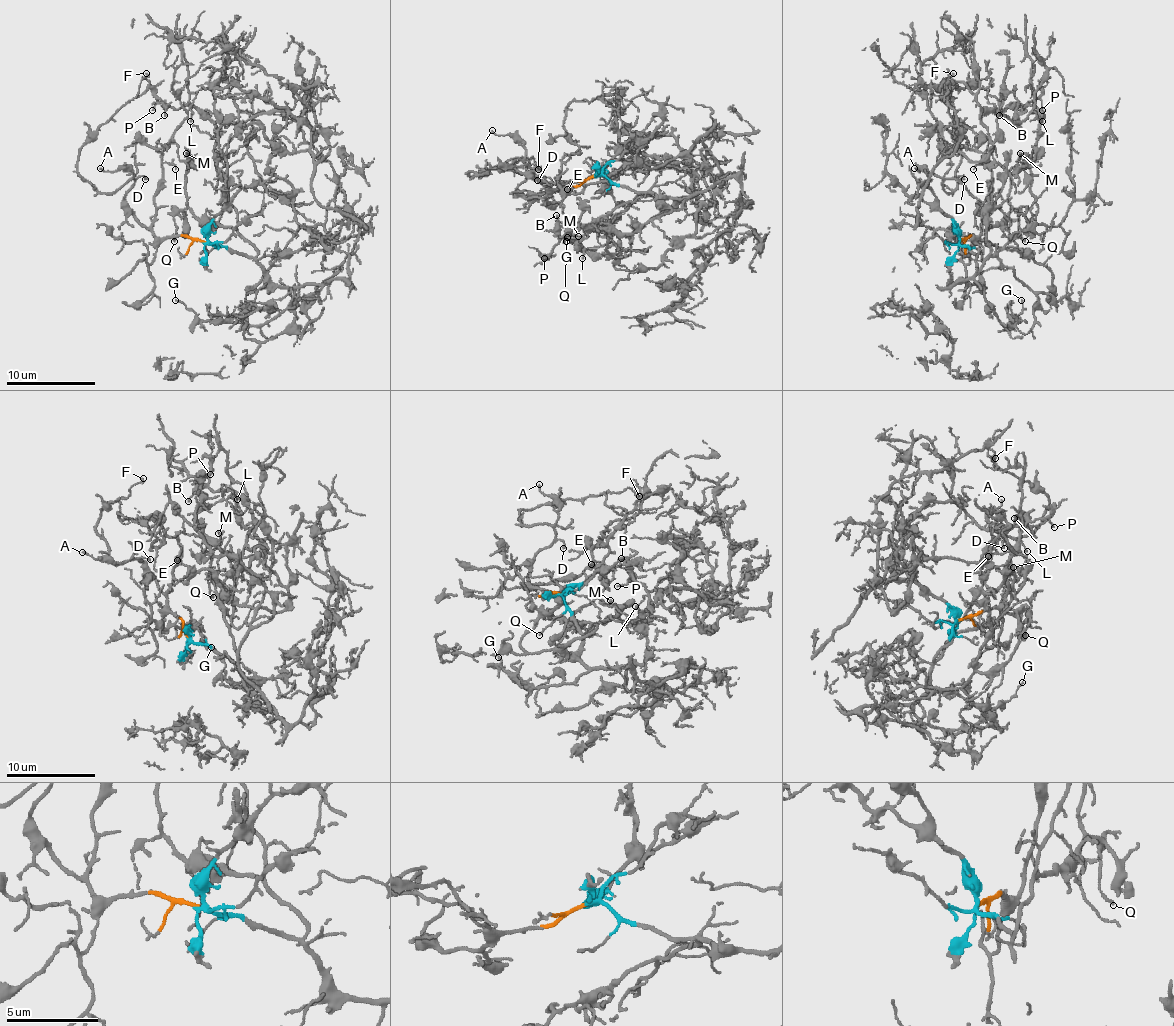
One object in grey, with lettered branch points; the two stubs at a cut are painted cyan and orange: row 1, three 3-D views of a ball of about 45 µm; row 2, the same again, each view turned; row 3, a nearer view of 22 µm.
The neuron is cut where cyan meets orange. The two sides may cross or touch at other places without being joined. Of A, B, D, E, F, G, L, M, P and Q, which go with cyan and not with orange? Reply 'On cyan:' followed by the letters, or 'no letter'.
On cyan: B, G, L, M, P, Q

